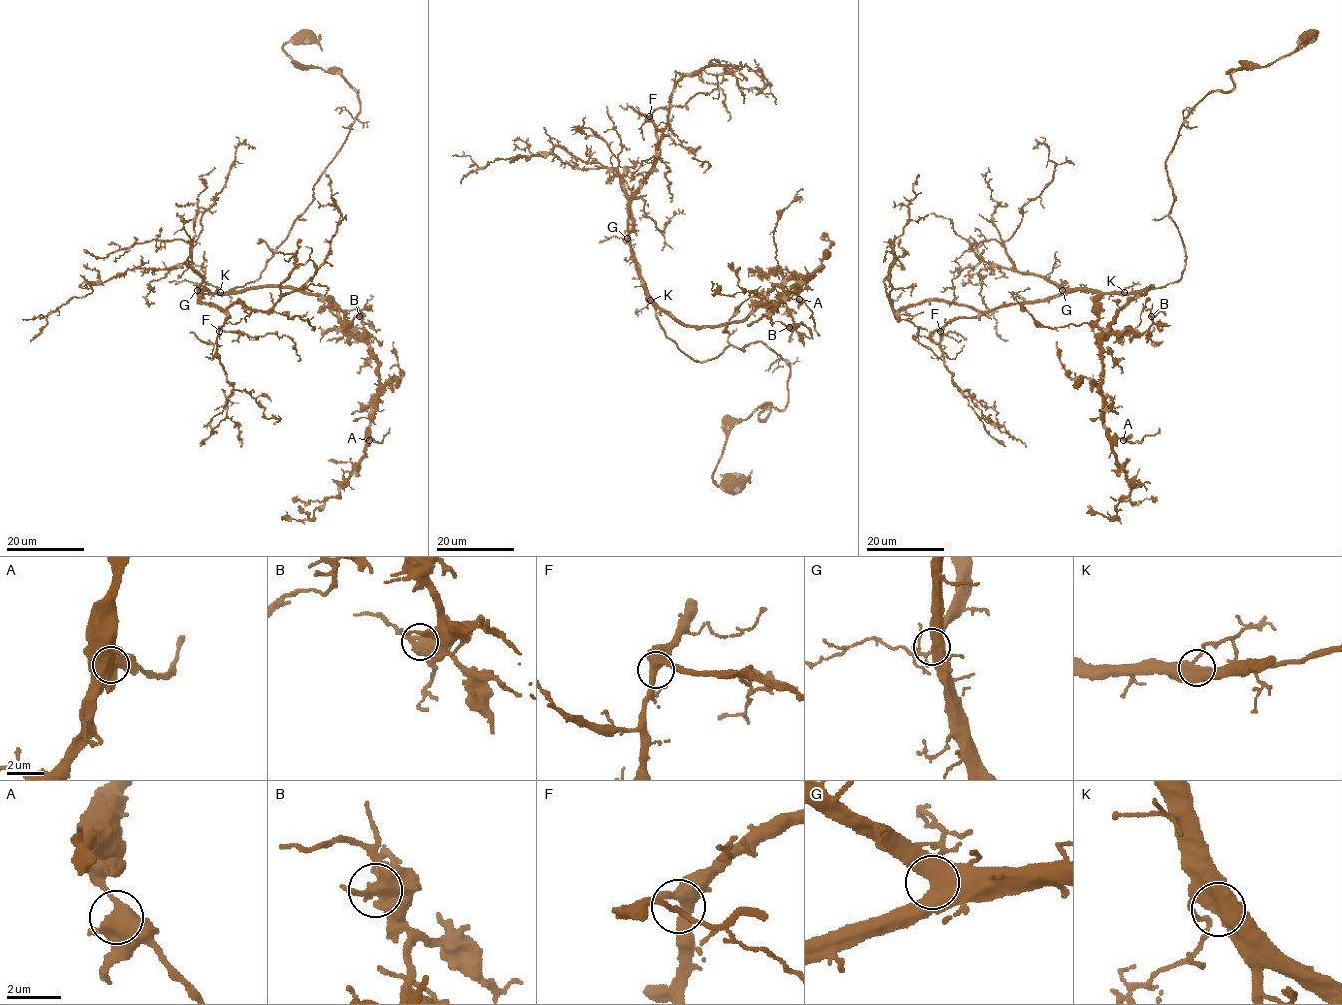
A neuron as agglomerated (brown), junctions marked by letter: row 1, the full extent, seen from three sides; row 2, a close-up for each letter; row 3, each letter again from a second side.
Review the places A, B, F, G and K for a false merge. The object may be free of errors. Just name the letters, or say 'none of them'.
none of them

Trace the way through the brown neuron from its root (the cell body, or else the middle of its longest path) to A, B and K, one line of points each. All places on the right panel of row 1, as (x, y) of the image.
A: (1309, 36), (1181, 126), (1185, 270), (1101, 342), (1123, 440)
B: (1309, 36), (1184, 120), (1165, 170), (1185, 270), (1110, 328), (1151, 316)
K: (1309, 36), (1264, 66), (1231, 70), (1233, 87), (1210, 91), (1184, 120), (1165, 170), (1185, 270), (1124, 292)

